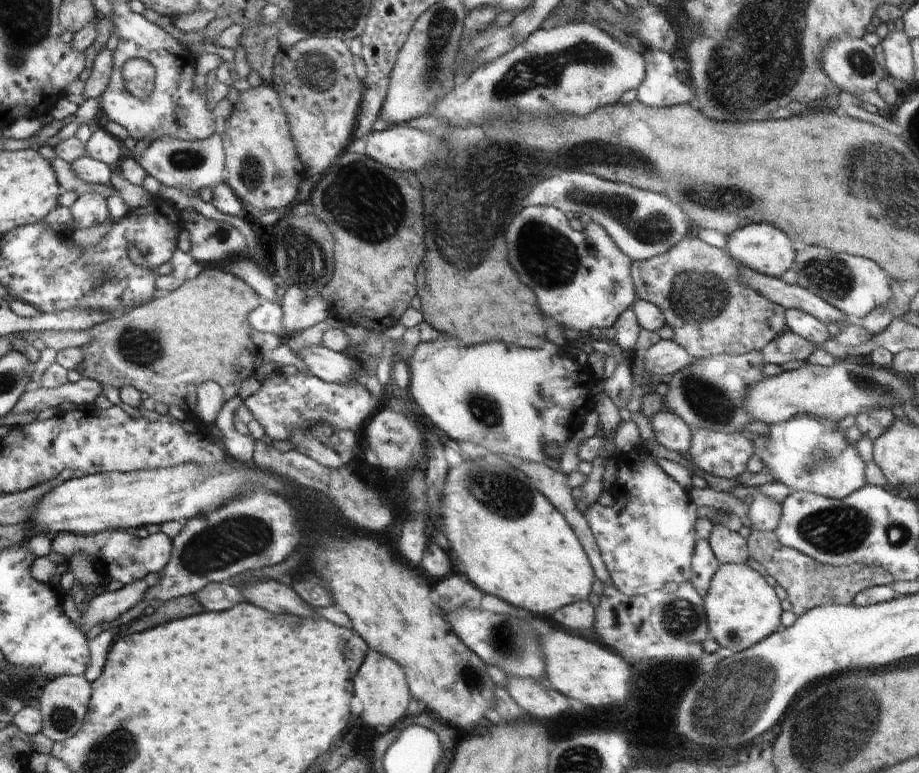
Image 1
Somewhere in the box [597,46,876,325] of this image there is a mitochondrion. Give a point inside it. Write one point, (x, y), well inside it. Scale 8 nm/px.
(834, 277)

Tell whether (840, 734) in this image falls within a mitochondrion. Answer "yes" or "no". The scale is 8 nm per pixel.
yes

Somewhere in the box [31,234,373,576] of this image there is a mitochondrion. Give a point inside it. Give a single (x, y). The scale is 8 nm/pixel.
(144, 347)

